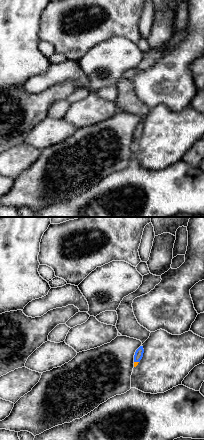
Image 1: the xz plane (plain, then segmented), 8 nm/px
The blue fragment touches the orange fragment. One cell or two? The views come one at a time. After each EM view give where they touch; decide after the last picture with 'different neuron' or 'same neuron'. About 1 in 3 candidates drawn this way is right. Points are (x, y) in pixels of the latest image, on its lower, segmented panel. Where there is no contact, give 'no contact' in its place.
contact (136, 361)

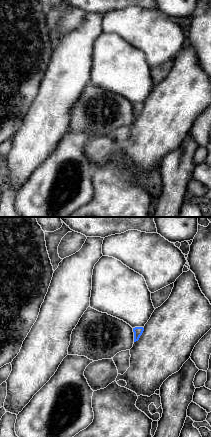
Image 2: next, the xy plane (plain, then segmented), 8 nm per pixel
no contact

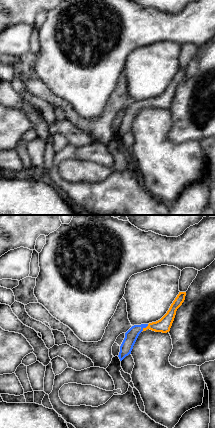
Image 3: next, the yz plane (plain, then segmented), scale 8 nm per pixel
contact (144, 327)

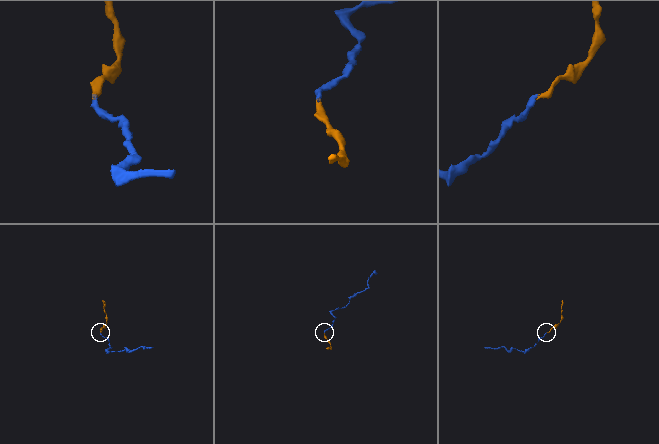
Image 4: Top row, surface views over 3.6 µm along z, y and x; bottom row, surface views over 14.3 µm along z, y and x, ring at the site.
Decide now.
same neuron

